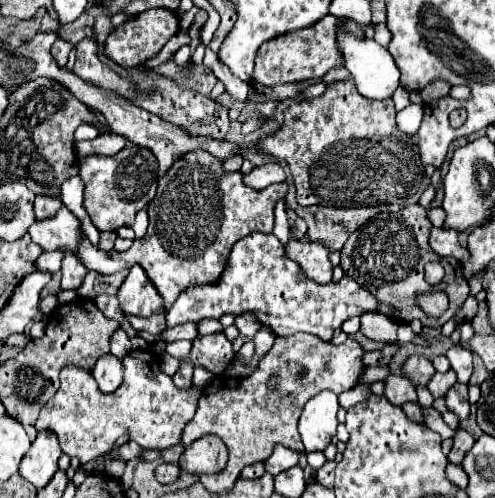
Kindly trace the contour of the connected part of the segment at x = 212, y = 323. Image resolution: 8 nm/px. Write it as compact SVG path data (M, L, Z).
M203 319L197 323L197 337L205 337L205 335L211 335L211 333L217 333L221 331L221 323L217 319Z

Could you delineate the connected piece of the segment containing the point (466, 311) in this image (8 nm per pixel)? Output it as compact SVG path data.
M469 295L467 301L463 303L463 307L459 309L457 317L459 319L471 319L471 317L475 317L475 313L477 313L477 299L475 299L475 295Z

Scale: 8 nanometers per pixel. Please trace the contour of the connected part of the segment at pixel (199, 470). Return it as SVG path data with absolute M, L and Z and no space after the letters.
M215 435L199 437L197 441L193 441L193 445L185 447L179 459L179 467L195 475L217 473L225 467L225 463L227 463L227 447Z

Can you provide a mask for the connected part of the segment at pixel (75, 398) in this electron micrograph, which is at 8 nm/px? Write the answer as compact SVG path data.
M137 351L137 355L127 355L123 365L125 365L123 383L111 395L105 395L99 391L91 371L79 369L77 365L65 365L61 369L59 391L53 395L53 399L49 399L43 405L43 409L39 413L39 419L35 423L37 431L41 431L41 429L53 431L59 437L63 453L67 453L69 457L77 457L81 463L87 463L87 461L95 459L97 455L111 451L119 437L129 437L131 441L137 441L145 449L167 449L171 445L177 445L181 441L181 433L183 433L185 425L195 415L195 397L201 397L201 391L195 387L189 391L177 389L173 385L171 377L161 371L159 357L153 355L151 351Z

